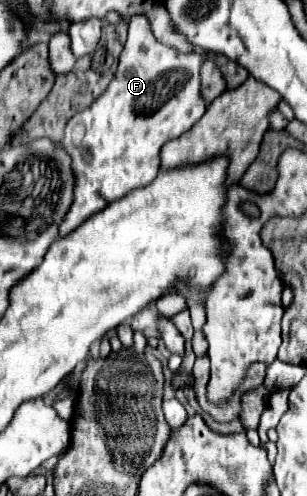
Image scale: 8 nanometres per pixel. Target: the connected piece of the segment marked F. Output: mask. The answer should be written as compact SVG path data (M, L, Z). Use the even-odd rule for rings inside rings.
M142 17L130 19L128 41L120 55L120 65L106 87L106 91L86 109L78 111L64 129L62 145L72 157L72 167L76 173L74 203L60 227L60 237L72 233L80 223L108 203L124 197L136 187L148 185L160 171L160 149L166 141L180 137L190 131L192 125L202 117L202 93L200 93L200 65L204 63L202 55L196 51L180 53L174 47L166 47L154 39L148 31L148 23Z

